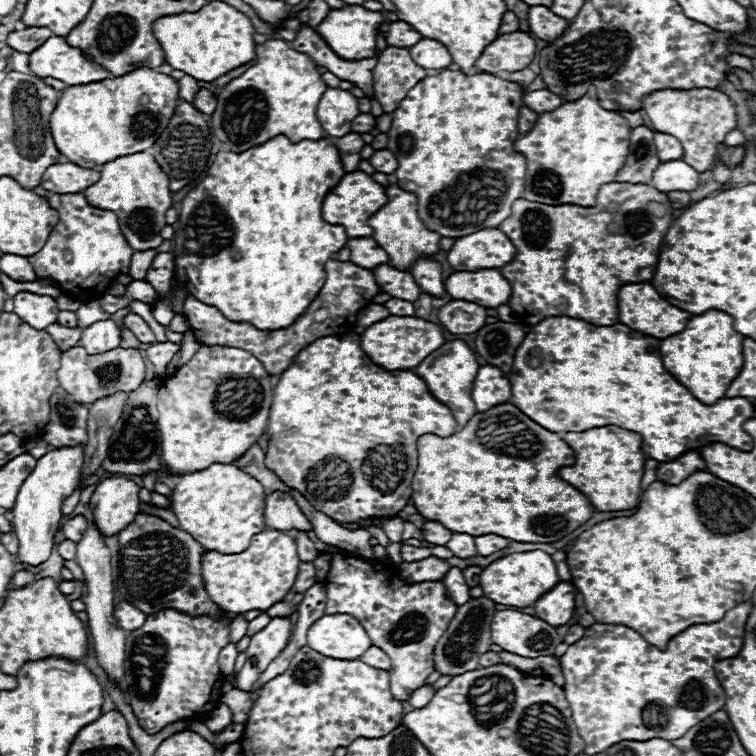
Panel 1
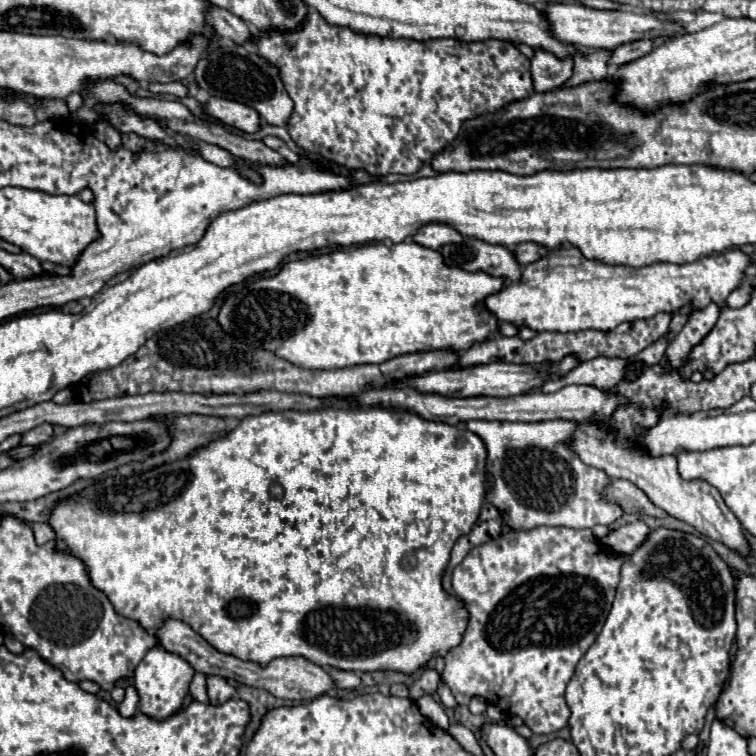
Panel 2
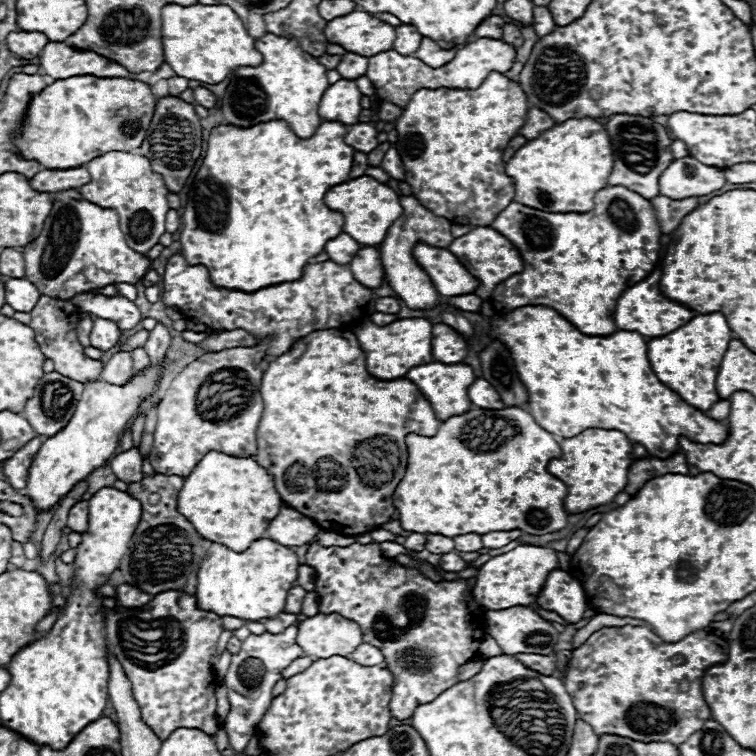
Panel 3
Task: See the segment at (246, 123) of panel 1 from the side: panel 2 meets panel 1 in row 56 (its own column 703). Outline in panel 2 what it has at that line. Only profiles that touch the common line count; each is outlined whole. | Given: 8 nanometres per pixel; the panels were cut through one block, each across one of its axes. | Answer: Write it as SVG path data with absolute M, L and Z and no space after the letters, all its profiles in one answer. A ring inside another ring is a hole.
M560 248L548 256L524 266L522 280L516 284L506 284L498 294L486 298L486 308L502 322L512 322L516 326L528 326L538 332L578 332L578 330L614 330L622 322L634 322L640 318L652 318L660 312L674 314L682 306L690 304L692 310L702 310L708 304L724 306L732 290L740 286L746 278L746 268L752 264L752 258L742 250L730 250L720 256L702 256L690 264L650 264L650 266L612 266L598 260L588 260L578 248Z

